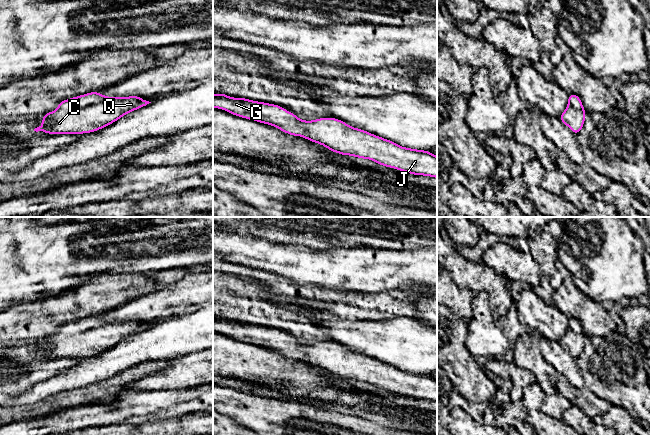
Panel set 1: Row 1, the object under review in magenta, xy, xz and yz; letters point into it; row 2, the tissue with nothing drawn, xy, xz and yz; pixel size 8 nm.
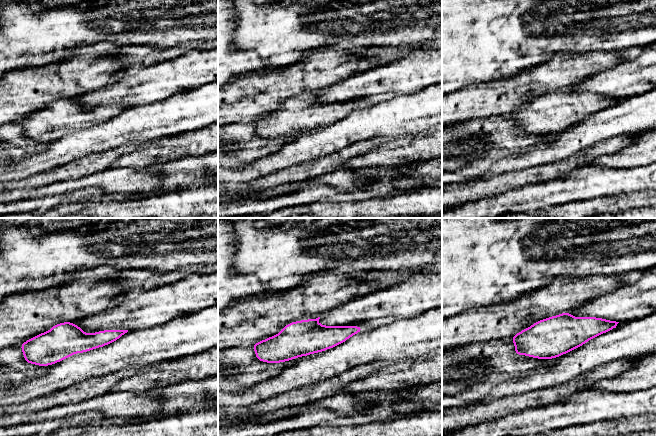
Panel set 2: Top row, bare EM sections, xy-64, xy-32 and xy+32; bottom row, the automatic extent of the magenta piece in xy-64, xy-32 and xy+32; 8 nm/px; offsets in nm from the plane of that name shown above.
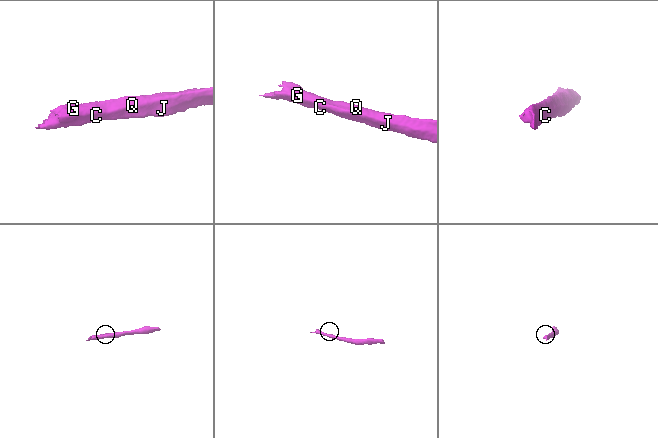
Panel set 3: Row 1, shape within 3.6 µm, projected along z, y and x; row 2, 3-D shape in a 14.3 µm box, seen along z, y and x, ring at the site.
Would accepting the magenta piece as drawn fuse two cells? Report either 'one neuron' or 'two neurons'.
one neuron

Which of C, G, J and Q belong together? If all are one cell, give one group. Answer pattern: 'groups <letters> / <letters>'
groups C G J Q

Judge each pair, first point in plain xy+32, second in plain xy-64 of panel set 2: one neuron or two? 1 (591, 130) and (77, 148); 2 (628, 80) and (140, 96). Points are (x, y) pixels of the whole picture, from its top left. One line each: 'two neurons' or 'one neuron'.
1: one neuron
2: one neuron

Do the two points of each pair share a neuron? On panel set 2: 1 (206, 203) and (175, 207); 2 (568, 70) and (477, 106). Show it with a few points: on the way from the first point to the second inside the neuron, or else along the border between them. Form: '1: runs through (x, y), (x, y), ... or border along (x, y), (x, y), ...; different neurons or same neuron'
1: runs through (198, 203), (183, 204); same neuron
2: runs through (545, 78), (533, 82), (500, 100); same neuron

